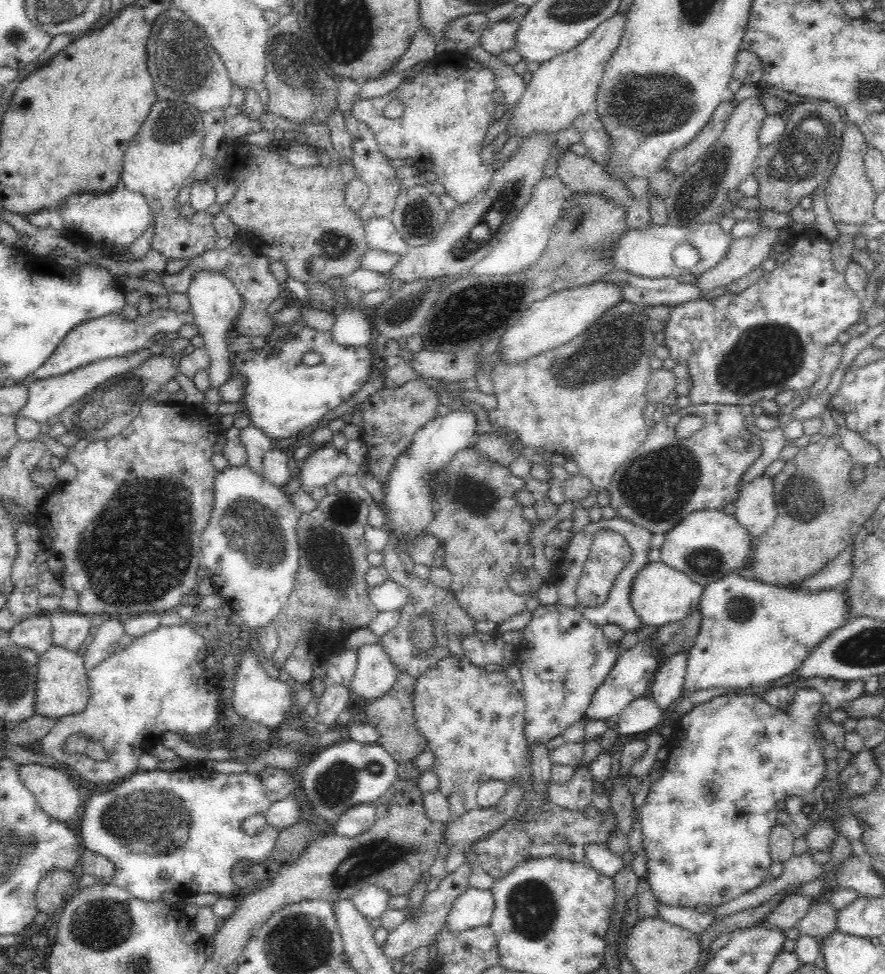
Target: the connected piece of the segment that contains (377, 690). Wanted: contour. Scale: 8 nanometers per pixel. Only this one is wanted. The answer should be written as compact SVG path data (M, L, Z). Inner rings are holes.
M380 642L360 646L357 654L355 677L349 688L358 699L380 698L396 682L399 673L396 666Z

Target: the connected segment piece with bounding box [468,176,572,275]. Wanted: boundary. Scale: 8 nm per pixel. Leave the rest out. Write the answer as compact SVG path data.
M558 176L542 178L533 188L531 201L523 206L522 212L514 219L512 228L506 232L501 243L492 252L488 252L480 262L474 264L468 273L472 275L509 275L533 267L548 245L558 216L566 204L566 198L572 194Z

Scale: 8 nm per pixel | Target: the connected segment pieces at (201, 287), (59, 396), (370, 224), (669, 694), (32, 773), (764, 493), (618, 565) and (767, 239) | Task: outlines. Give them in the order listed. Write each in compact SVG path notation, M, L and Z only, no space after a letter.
M212 270L195 272L186 293L191 304L190 311L195 318L195 325L198 327L199 335L204 339L205 349L211 358L210 368L206 368L210 374L208 388L218 389L229 380L234 372L234 364L231 361L233 354L230 345L226 343L226 332L236 323L244 300L240 291L224 273Z
M150 344L125 357L105 358L103 361L93 362L92 364L83 366L83 368L74 370L74 372L70 374L64 374L64 376L60 376L60 378L46 378L46 380L27 383L28 400L26 400L24 406L14 414L14 420L28 418L32 419L32 421L36 421L40 426L42 424L48 424L51 419L60 416L63 410L66 410L78 399L92 392L96 386L102 384L102 382L105 382L108 378L129 372L132 368L135 368L134 366L140 366L144 360L151 357L149 347Z
M372 216L363 222L365 236L370 249L407 254L411 248L400 237L393 226L391 216Z
M681 651L661 660L648 690L660 709L667 709L682 696L687 662L688 651Z
M29 763L19 766L19 777L44 813L70 826L85 800L84 790L72 782L74 776L57 767Z
M760 475L745 484L734 502L734 521L746 529L748 537L758 538L776 520L776 504L772 495L772 477Z
M608 529L598 530L594 535L587 561L583 564L583 572L575 589L580 605L594 607L604 603L608 599L617 575L630 562L630 558L632 558L632 551L622 534Z
M762 228L761 232L752 238L734 239L724 258L716 262L716 266L712 266L710 270L702 272L694 285L700 293L708 293L715 288L726 287L744 274L752 272L762 260L768 258L780 232L781 230Z

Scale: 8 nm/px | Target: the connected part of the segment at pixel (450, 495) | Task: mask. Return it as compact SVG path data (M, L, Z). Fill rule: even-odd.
M471 447L459 450L429 485L434 514L427 526L427 532L434 534L445 547L445 568L451 572L449 592L456 597L462 611L474 621L490 621L496 624L521 614L532 595L536 595L541 586L548 581L538 576L533 568L524 568L520 564L519 554L522 545L527 542L528 534L533 527L531 521L522 518L523 506L514 497L514 492L518 492L520 488L524 489L524 479L513 476L508 467L486 459ZM516 572L525 574L530 582L527 594L514 594L506 584L506 580Z

